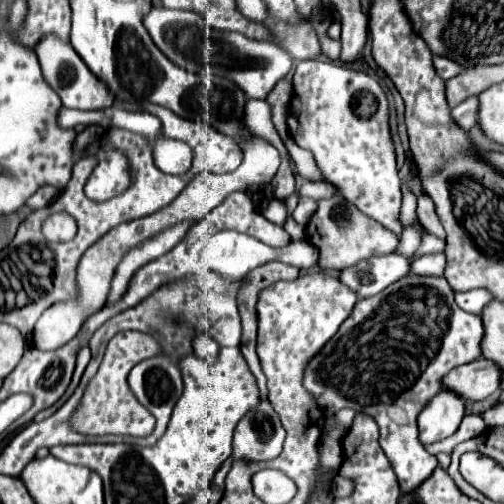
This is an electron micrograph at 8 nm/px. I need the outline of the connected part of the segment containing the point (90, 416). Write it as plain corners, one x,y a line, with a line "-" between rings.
139,331
117,333
107,345
107,353
103,357
103,363
101,363
97,375
91,379
91,383
85,389
79,411
73,417
75,429
79,429
81,433
87,433
87,435
105,435
105,433
133,435
133,437
149,435
155,427
153,415
143,405
139,405
139,401
131,393
131,389
127,385
127,375
139,361
157,355
159,353
157,349
159,349
159,345
151,335
145,335

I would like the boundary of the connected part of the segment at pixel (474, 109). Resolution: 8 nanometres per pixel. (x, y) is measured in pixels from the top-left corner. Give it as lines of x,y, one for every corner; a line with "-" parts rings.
469,97
467,101
463,101
461,105
457,105
453,109
453,117
463,129
471,129
473,125
477,125
477,119
479,119
477,113
479,113
479,99
477,97

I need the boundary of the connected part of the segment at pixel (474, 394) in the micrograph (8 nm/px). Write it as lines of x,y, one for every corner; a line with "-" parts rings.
475,359
467,365
455,367
443,379
443,387
471,401
489,397
501,387
503,371
487,359

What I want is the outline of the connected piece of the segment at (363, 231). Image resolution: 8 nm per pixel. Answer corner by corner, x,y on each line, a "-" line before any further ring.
335,193
335,197
317,201
317,211
309,219
305,235
307,235
307,241
319,249
317,265
321,269
335,269
335,271
347,269
367,257
393,253
399,245
399,239
395,233
391,233
389,229
383,229
383,225
379,225
377,221
371,221
371,217
359,213
359,209
347,203
347,199
339,193

